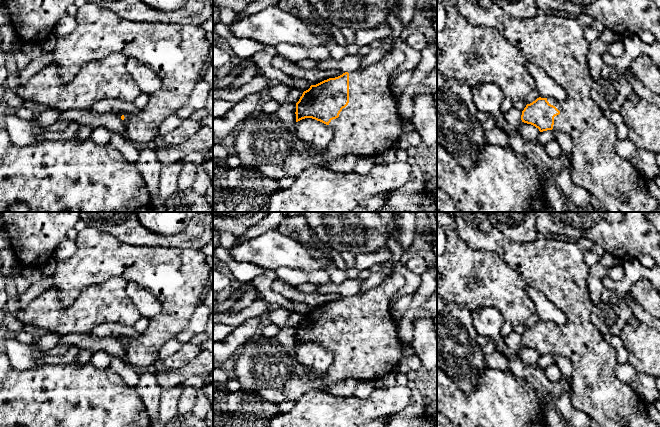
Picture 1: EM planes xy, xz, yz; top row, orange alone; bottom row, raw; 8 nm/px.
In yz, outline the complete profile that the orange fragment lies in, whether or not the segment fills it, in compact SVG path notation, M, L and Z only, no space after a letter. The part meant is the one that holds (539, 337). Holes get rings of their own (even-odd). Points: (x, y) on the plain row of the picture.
M485 212L450 214L456 222L459 236L469 247L496 253L529 286L541 291L565 314L567 321L564 325L539 321L527 328L521 344L535 350L540 356L554 353L570 360L573 367L570 378L573 407L587 414L601 427L658 427L648 415L644 400L617 378L616 349L605 341L590 320L594 305L587 285L590 266L585 262L584 251L578 243L544 236L531 242L516 242L496 228Z

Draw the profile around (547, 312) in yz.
M527 286L526 292L535 305L535 313L541 322L554 322L564 325L567 321L565 314L558 309L541 291Z

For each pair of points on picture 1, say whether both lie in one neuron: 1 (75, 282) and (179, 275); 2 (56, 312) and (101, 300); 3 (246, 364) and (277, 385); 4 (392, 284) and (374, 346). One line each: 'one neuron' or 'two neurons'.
1: one neuron
2: one neuron
3: one neuron
4: one neuron

